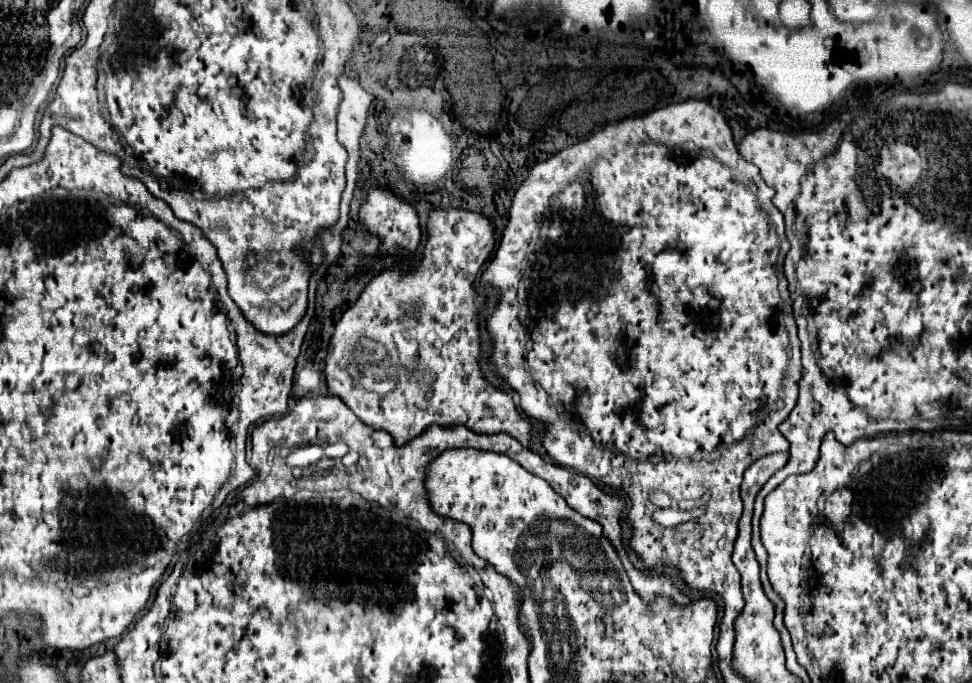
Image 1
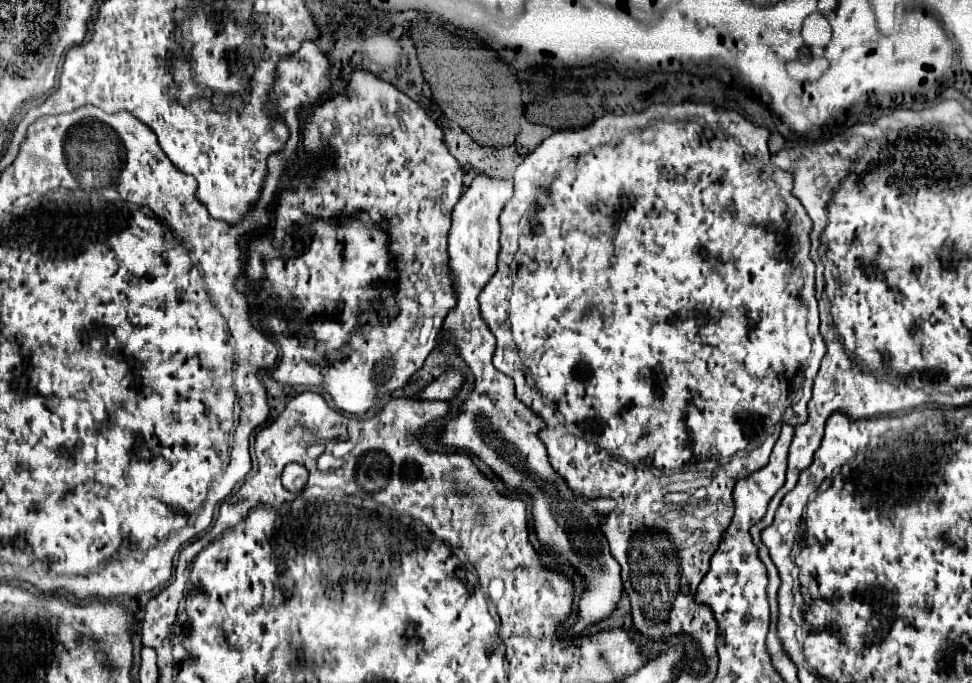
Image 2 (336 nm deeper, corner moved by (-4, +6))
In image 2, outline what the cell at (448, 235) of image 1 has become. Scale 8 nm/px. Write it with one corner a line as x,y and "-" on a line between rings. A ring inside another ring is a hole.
448,371
446,375
442,375
440,379
432,381
422,393
420,393
420,399
422,401
446,401
446,399
452,399
458,389
462,387
464,379
460,373
456,371

